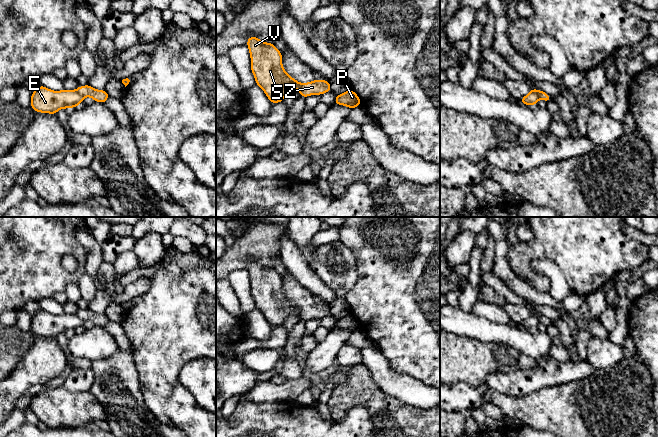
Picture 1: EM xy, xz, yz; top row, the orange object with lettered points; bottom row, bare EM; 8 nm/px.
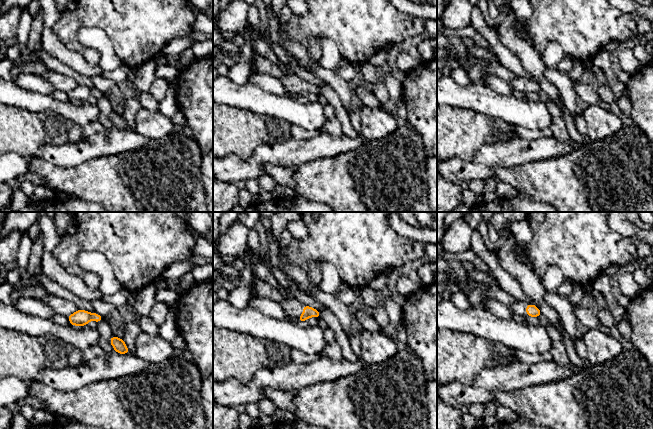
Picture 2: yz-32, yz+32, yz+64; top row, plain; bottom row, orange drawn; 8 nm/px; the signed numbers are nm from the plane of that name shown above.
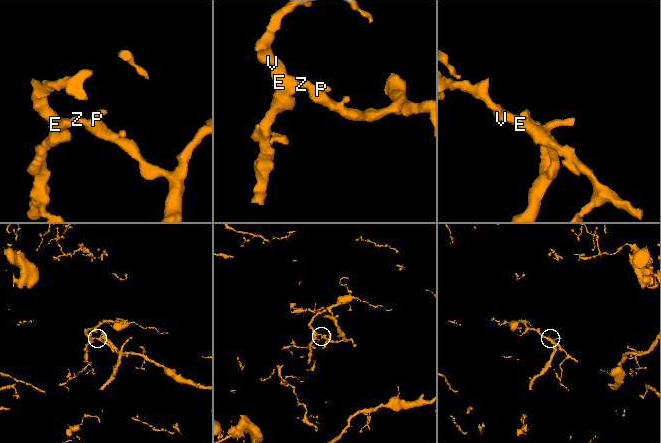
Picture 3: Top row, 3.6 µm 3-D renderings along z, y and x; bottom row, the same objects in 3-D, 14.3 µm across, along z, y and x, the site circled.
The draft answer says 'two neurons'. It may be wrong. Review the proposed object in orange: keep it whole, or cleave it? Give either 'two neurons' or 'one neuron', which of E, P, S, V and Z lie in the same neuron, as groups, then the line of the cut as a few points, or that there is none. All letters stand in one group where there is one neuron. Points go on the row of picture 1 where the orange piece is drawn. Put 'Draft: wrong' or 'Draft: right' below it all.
two neurons; E S V / P Z; cut in yz along (530, 90), (533, 90), (540, 97)
Draft: right

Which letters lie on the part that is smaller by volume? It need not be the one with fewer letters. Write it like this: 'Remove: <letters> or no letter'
Remove: P, Z

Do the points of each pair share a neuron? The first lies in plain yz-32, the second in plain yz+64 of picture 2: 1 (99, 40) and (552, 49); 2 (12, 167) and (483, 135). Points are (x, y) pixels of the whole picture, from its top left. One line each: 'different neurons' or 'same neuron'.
1: same neuron
2: different neurons

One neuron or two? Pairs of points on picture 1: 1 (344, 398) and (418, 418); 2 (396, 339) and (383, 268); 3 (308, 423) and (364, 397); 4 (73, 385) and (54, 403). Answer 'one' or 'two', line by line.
1: one
2: one
3: two
4: two

